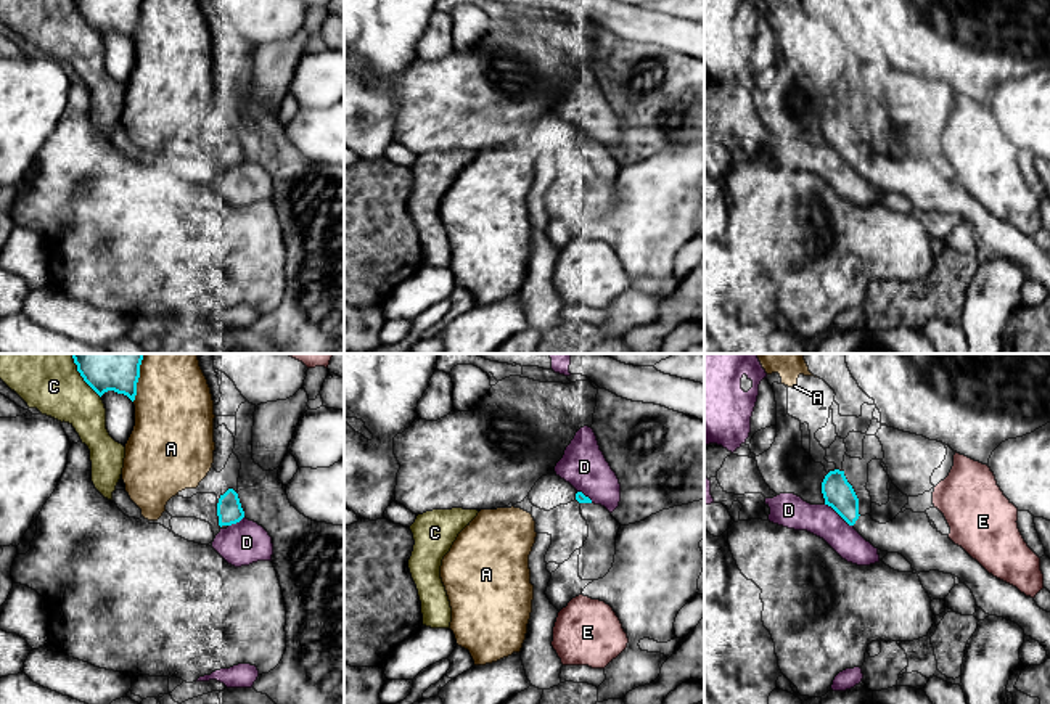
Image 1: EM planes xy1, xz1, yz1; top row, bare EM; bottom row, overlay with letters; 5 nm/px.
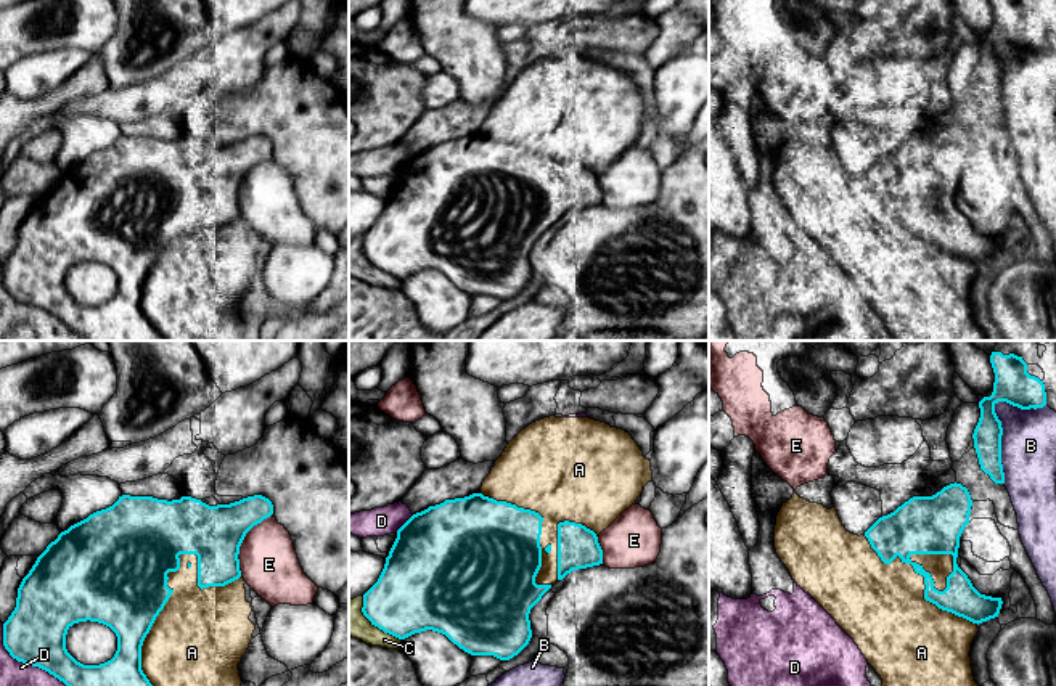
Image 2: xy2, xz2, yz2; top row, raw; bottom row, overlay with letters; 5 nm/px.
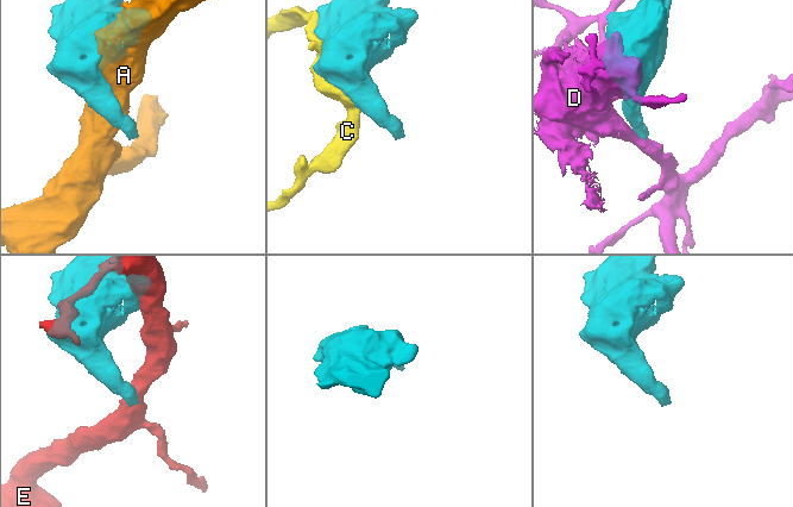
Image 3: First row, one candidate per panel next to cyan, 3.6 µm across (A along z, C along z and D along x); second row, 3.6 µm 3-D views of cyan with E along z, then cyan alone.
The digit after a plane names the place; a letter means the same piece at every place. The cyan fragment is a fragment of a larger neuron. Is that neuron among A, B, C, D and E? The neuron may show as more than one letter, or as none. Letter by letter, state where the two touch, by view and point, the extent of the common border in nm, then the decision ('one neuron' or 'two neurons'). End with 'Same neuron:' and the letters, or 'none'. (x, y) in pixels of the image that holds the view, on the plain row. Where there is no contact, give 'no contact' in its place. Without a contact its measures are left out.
A: yz2 (925, 220) | 750 nm | two neurons
B: yz2 (998, 60) | 460 nm | two neurons
C: xz2 (373, 264) | 300 nm | two neurons
D: xy2 (31, 304) | 550 nm | two neurons
E: xy2 (241, 182) | 360 nm | two neurons
Same neuron: none

